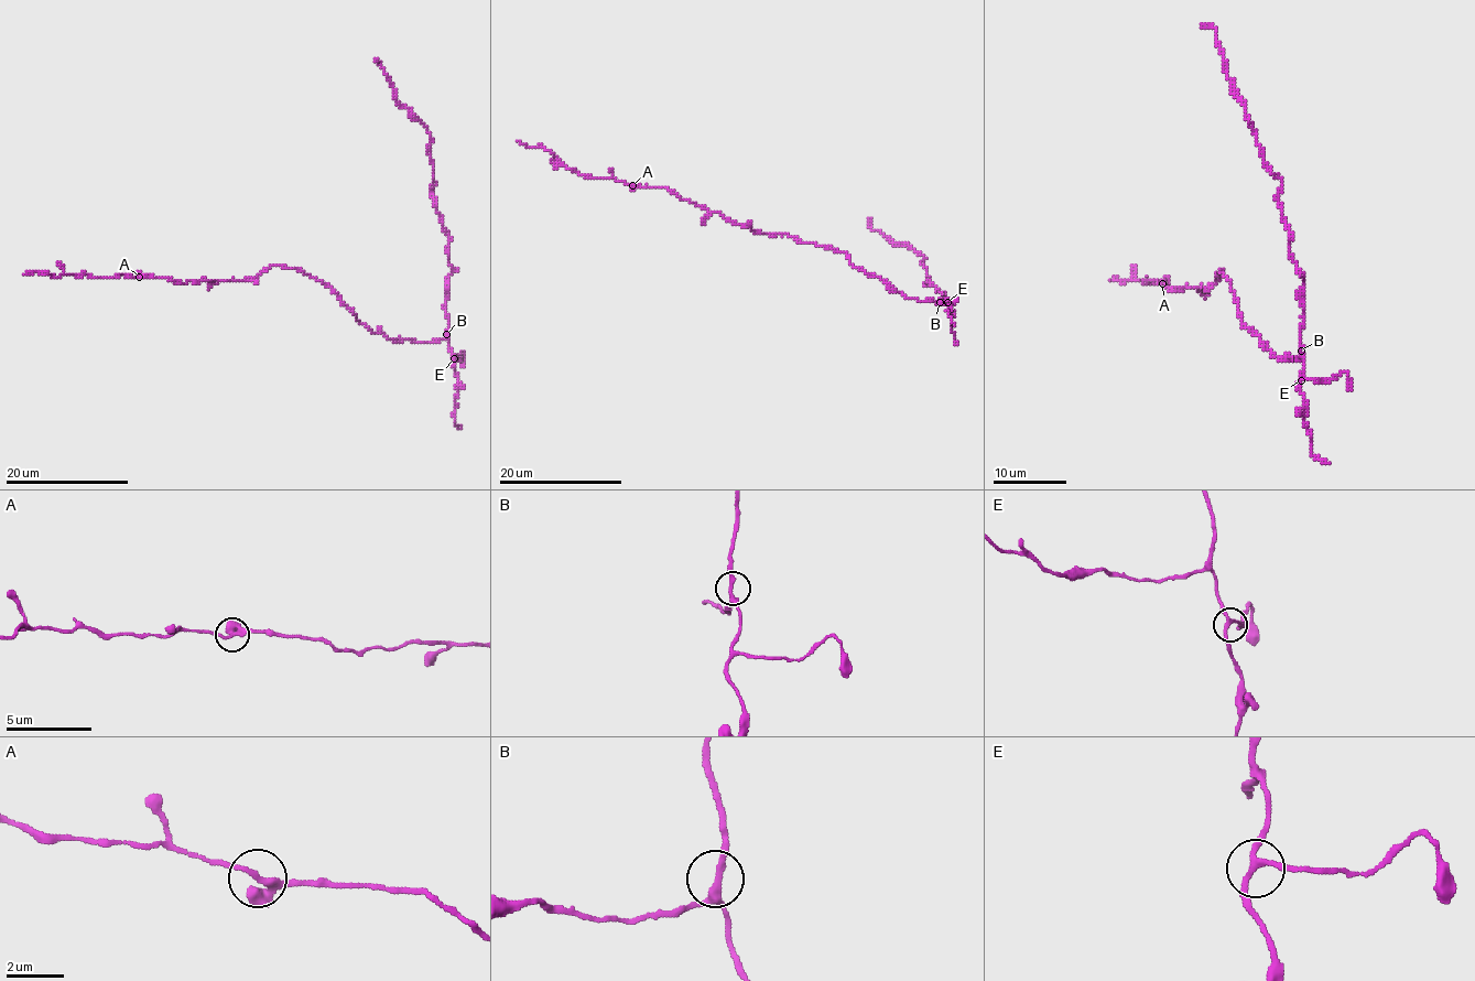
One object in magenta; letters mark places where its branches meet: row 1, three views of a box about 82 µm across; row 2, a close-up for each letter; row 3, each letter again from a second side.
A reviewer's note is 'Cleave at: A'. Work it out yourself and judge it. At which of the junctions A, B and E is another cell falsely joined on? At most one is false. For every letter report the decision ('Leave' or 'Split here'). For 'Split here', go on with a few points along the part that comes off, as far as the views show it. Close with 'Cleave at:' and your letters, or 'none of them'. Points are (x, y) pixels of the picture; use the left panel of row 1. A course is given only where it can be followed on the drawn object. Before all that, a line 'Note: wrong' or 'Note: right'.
Note: wrong
A: Leave
B: Leave
E: Leave
Cleave at: none of them

